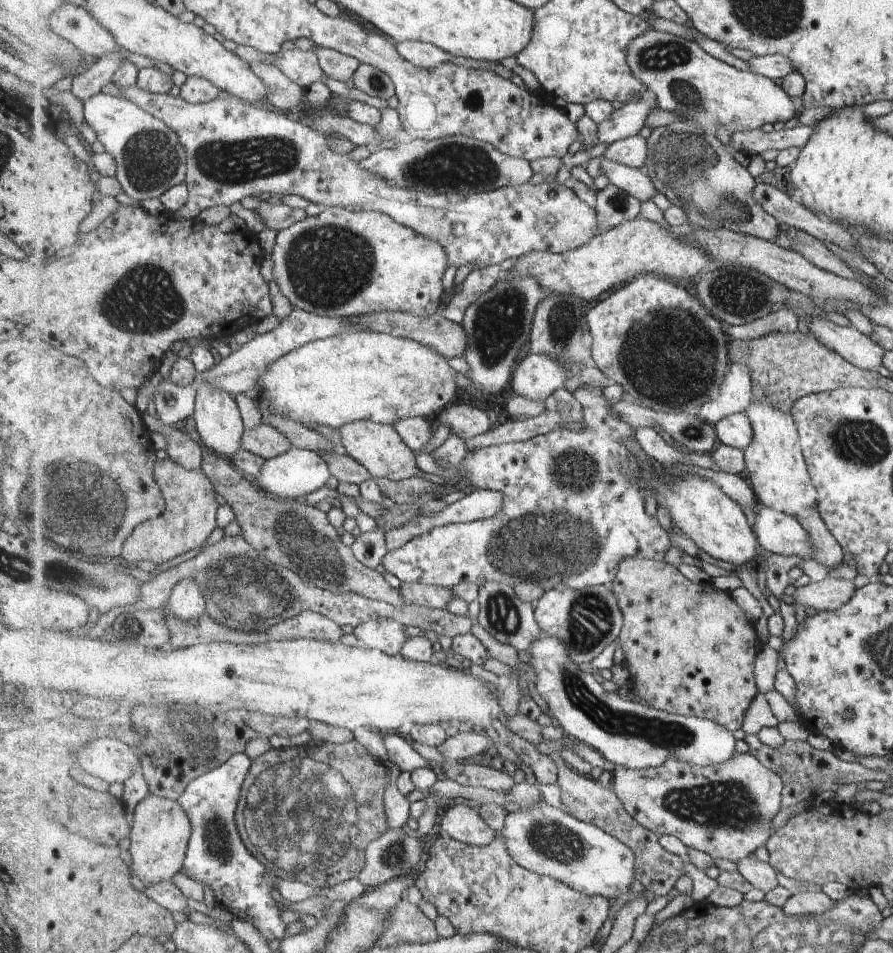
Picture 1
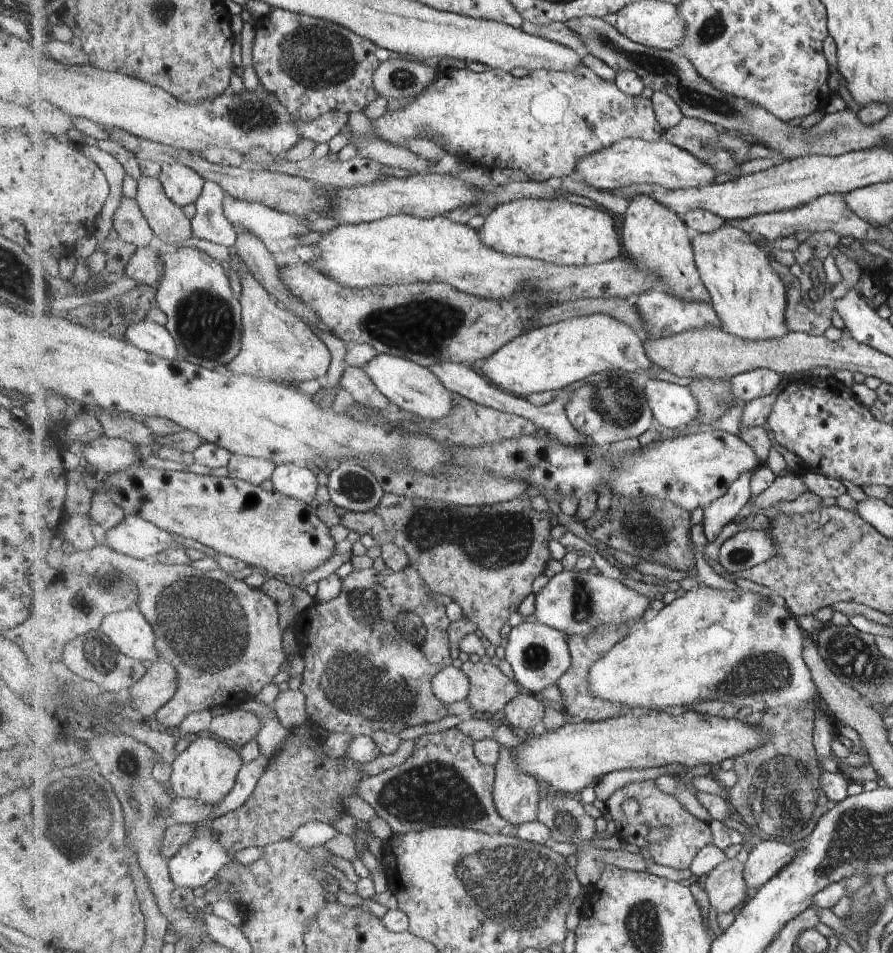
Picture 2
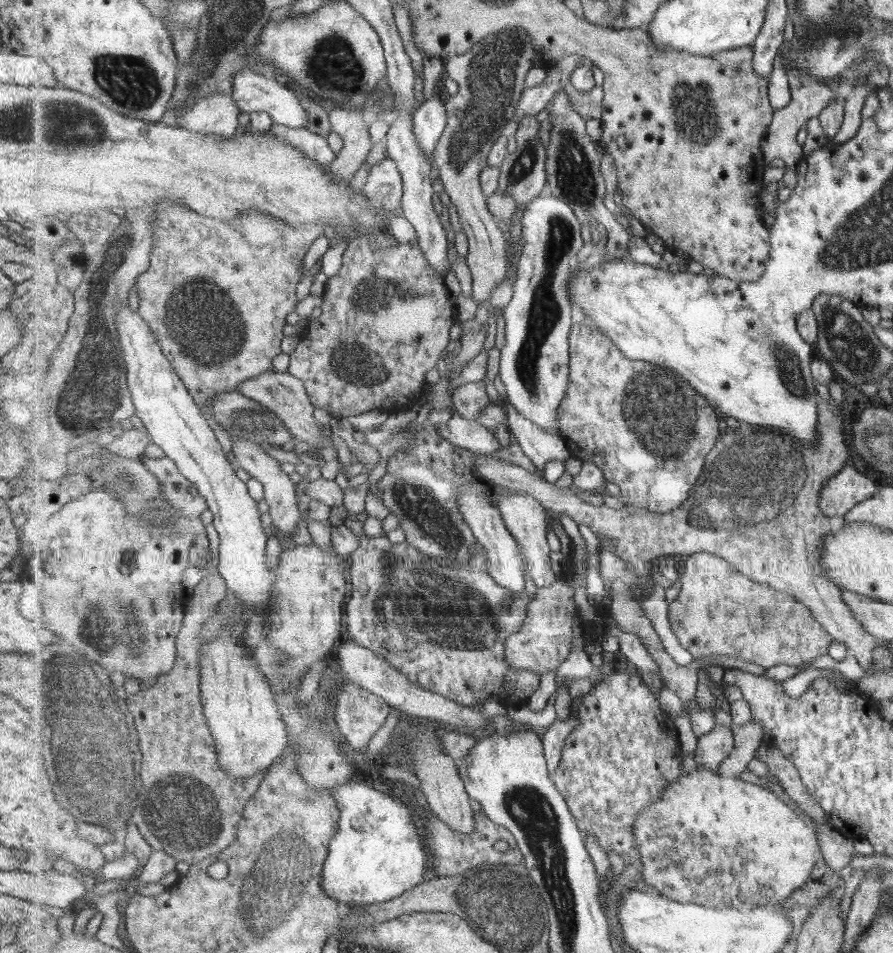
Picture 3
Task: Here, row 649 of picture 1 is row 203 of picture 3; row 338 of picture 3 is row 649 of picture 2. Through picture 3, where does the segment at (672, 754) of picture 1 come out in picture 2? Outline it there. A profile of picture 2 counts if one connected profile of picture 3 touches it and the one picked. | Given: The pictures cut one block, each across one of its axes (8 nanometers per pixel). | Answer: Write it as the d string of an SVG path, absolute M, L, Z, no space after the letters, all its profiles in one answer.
M526 622L513 627L507 634L505 659L514 673L514 680L524 692L535 696L549 686L558 686L559 678L571 668L572 655L565 633L542 623Z

